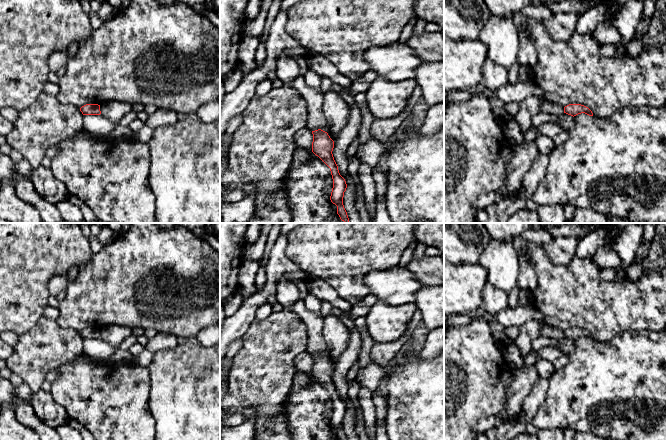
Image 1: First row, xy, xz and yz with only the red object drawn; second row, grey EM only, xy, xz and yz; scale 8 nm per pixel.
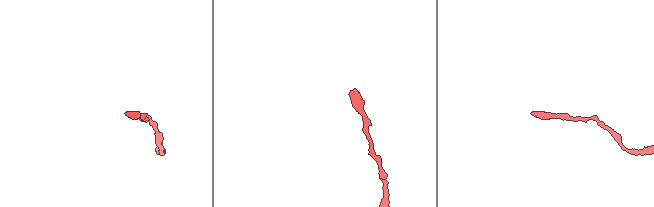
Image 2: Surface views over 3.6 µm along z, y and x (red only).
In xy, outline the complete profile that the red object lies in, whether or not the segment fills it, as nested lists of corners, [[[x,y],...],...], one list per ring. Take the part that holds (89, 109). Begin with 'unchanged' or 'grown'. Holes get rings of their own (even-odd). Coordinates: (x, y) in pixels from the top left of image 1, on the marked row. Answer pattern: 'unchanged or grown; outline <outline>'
unchanged; outline [[[86,104],[80,108],[83,115],[100,115],[100,105],[98,104]]]

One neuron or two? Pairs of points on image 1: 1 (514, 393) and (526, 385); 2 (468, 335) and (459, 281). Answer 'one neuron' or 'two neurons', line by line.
1: one neuron
2: two neurons

